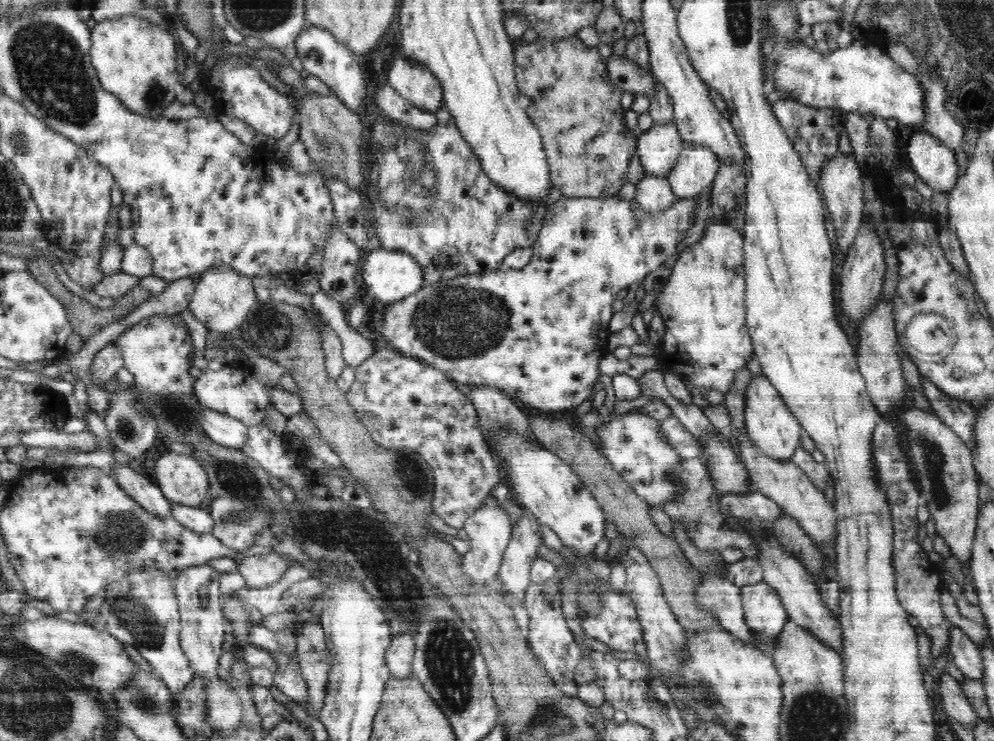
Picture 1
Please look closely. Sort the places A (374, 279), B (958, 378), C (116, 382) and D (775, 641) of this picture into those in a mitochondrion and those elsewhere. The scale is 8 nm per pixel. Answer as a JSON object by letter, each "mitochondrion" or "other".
{"A":"other","B":"other","C":"other","D":"other"}

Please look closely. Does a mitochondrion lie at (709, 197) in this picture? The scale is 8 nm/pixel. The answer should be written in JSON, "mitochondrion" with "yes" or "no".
{"mitochondrion":"no"}

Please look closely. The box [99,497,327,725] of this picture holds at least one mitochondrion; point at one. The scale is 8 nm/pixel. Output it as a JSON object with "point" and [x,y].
{"point":[131,609]}

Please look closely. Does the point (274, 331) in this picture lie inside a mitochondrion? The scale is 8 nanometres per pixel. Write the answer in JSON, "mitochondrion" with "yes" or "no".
{"mitochondrion":"yes"}

